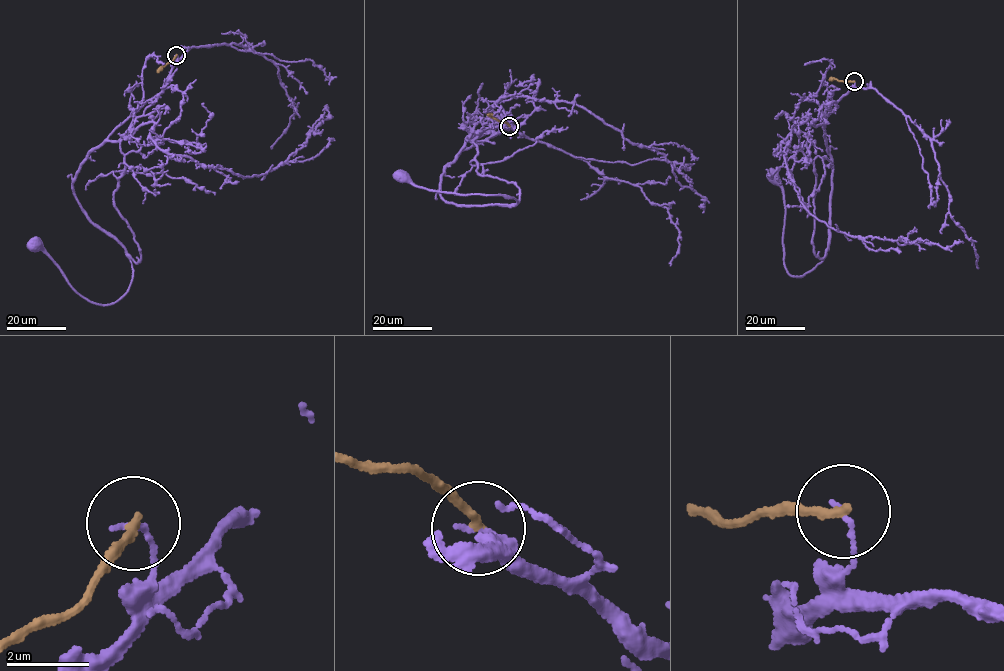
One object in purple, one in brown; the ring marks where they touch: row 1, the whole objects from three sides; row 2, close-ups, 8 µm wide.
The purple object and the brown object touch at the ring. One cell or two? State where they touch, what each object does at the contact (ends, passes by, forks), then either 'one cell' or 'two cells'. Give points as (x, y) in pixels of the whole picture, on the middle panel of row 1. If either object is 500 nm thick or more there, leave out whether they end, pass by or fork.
(509, 126) | purple ends | brown ends | two cells

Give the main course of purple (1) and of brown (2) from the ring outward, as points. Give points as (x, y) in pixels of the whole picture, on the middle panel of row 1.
1: (509, 126), (466, 139), (476, 146), (480, 176), (519, 189), (514, 206), (510, 196), (430, 189), (400, 177)
2: (509, 126), (487, 114)

